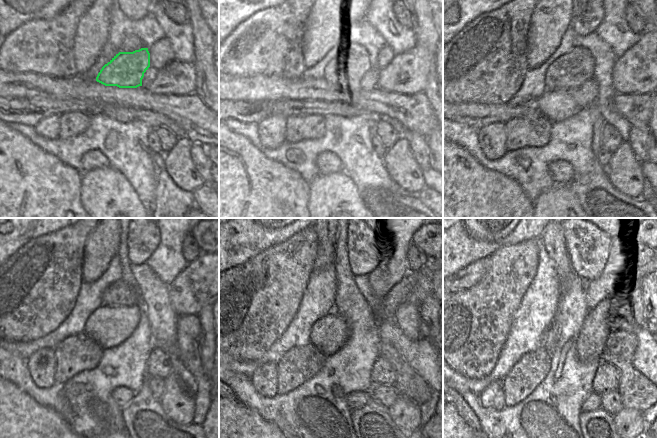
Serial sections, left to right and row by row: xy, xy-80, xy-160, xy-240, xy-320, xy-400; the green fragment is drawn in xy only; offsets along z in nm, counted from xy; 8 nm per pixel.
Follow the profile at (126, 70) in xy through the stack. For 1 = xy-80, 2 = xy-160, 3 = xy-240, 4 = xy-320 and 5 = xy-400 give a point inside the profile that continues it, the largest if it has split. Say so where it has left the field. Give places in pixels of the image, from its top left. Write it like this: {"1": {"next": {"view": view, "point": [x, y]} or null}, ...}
{"1": {"next": {"view": "xy-80", "point": [347, 69]}}, "2": {"next": {"view": "xy-160", "point": [596, 195]}}, "3": {"next": {"view": "xy-240", "point": [144, 419]}}, "4": {"next": {"view": "xy-320", "point": [373, 421]}}, "5": {"next": {"view": "xy-400", "point": [599, 421]}}}

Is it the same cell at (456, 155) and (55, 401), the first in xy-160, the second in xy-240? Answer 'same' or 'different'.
different

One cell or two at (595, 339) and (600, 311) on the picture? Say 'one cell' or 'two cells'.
one cell

